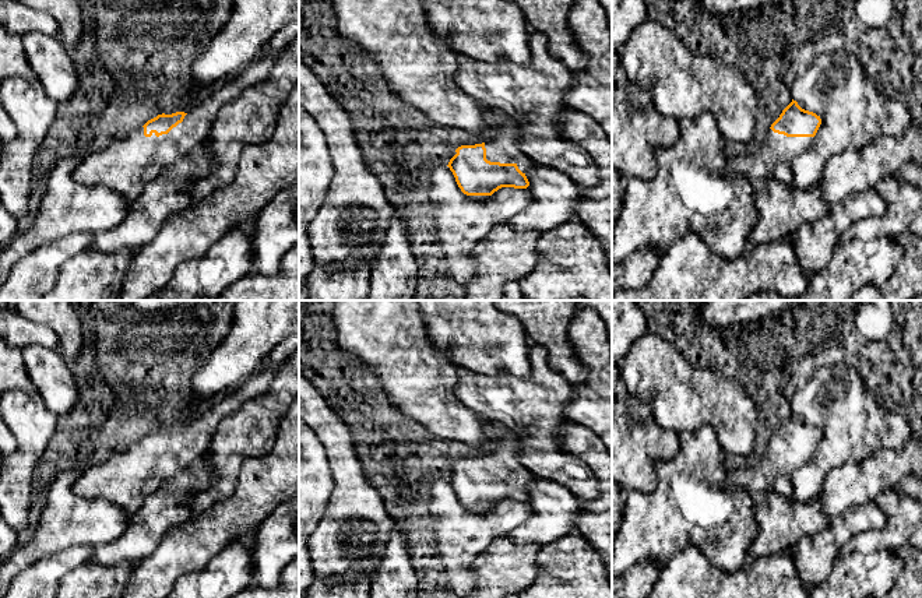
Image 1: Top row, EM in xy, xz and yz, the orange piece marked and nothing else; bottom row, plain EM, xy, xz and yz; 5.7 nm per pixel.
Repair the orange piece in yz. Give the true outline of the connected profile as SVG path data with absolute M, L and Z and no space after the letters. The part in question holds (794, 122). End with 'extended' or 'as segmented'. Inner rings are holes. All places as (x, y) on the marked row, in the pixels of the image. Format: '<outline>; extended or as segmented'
M792 99L771 124L760 150L726 161L721 170L747 176L753 183L774 177L792 184L792 162L810 147L820 124L820 116L802 109Z; extended

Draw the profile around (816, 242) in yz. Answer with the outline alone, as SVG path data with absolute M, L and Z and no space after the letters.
M876 189L852 194L840 203L833 214L819 221L803 224L793 235L793 245L800 265L809 278L823 271L841 240L835 221L848 222L849 225L873 215L883 215L886 203Z

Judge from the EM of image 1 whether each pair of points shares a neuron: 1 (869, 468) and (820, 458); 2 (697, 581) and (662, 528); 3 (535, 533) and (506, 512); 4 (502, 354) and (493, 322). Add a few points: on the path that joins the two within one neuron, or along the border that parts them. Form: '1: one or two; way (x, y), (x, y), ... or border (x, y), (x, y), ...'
1: two; border (852, 460), (836, 465), (826, 475), (822, 486)
2: two; border (710, 562), (697, 548), (686, 547), (662, 566)
3: two; border (527, 502), (530, 516), (507, 535)
4: one; way (503, 345), (493, 334), (493, 330)

